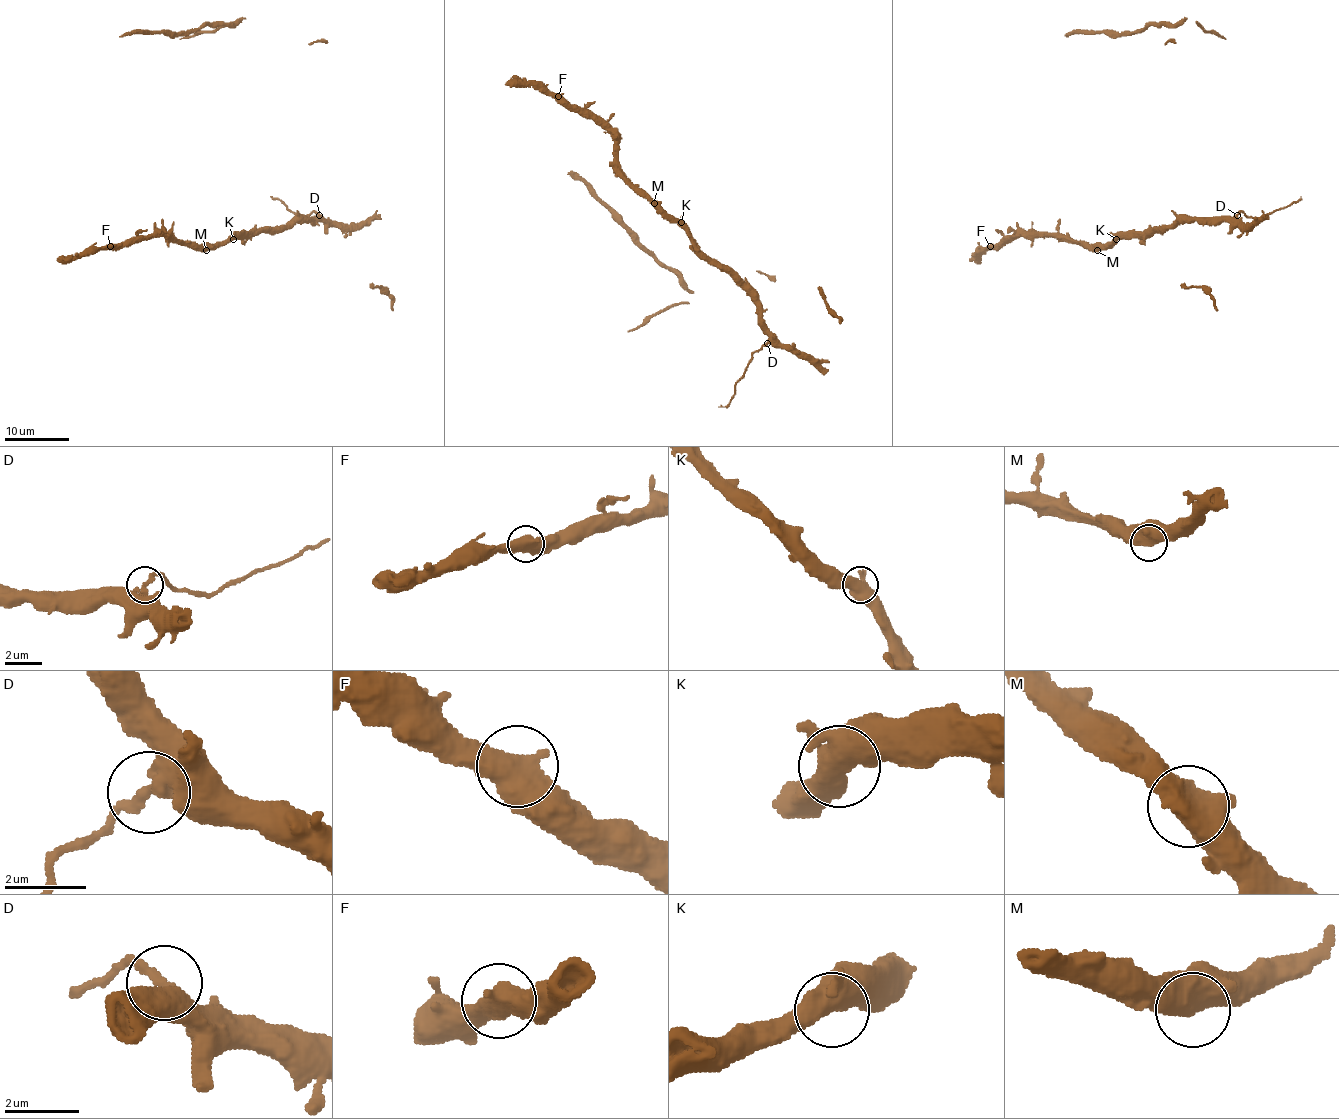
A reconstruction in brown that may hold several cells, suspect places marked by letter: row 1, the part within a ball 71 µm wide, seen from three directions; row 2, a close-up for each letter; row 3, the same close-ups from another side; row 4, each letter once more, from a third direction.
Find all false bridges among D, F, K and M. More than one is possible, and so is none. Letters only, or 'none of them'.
D

